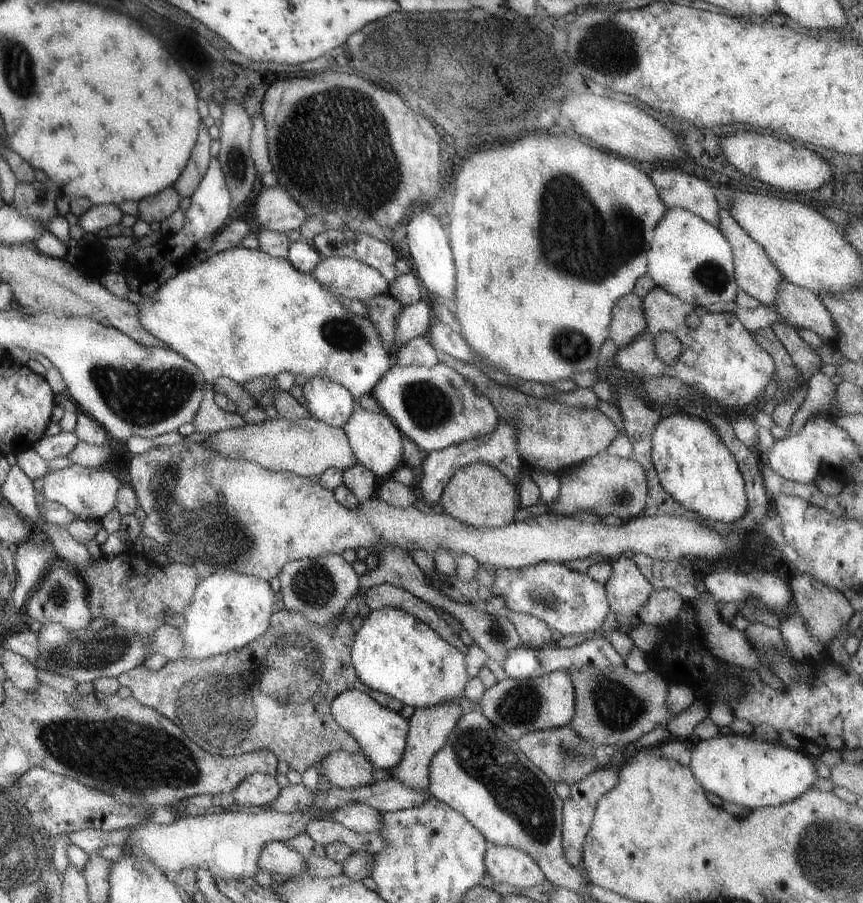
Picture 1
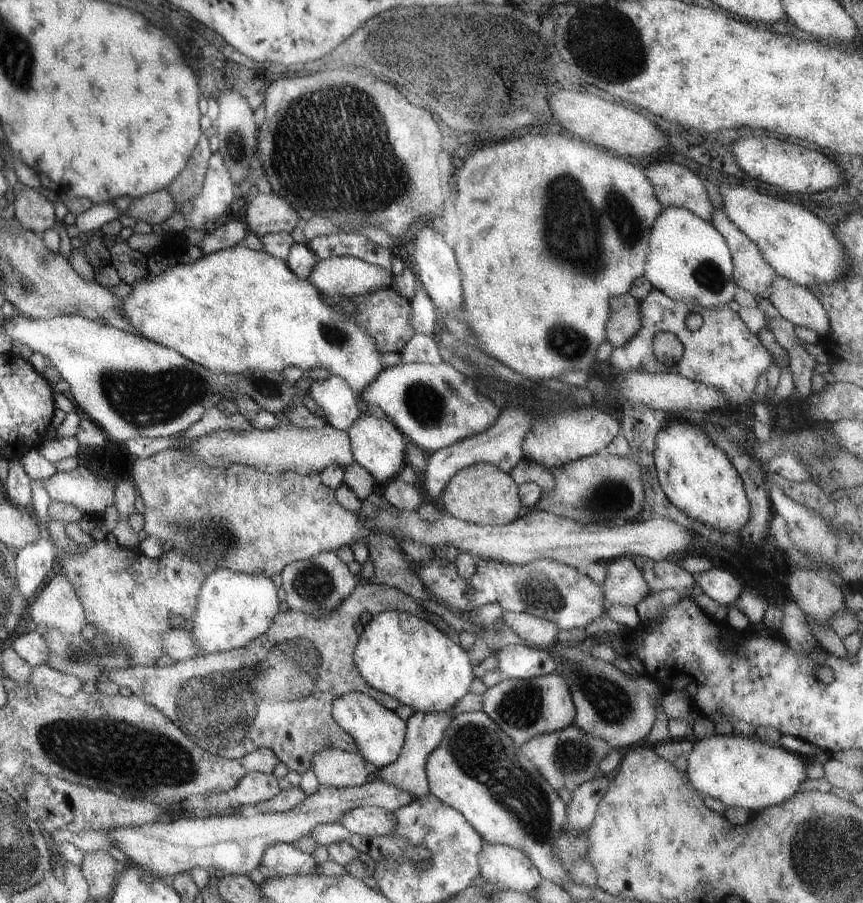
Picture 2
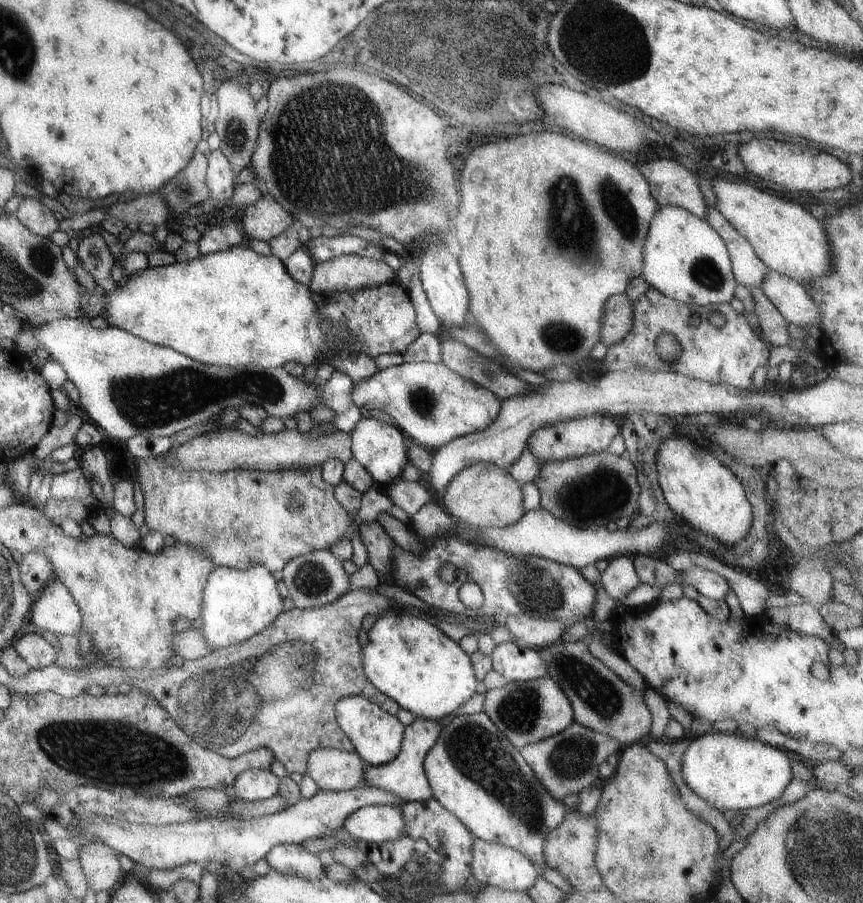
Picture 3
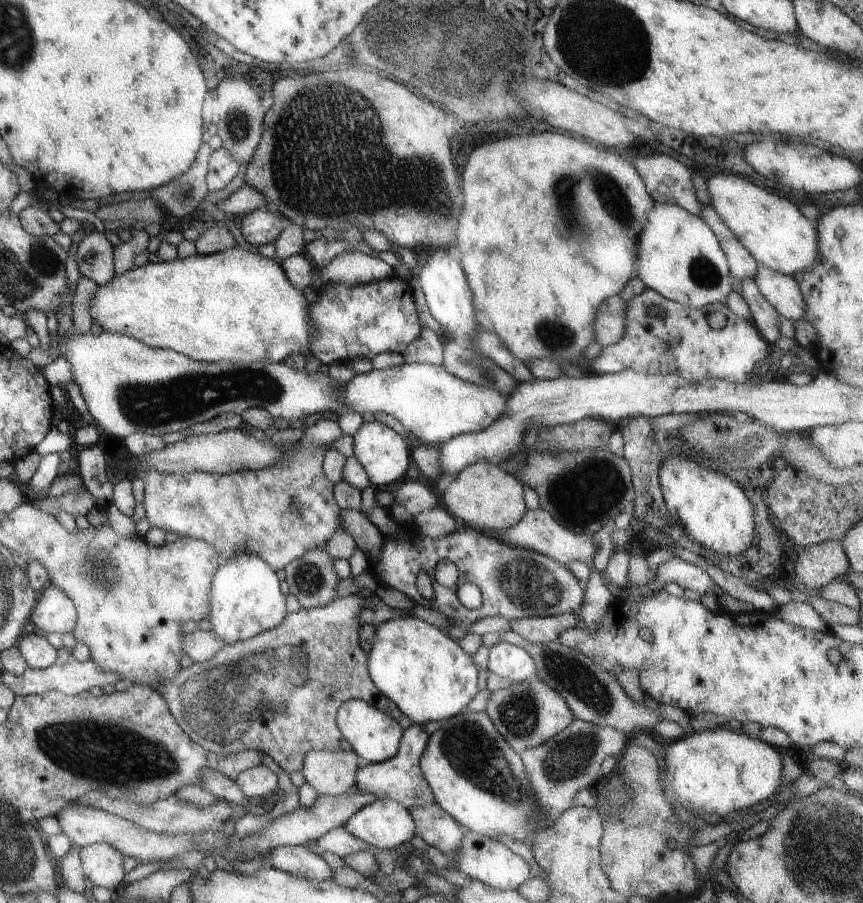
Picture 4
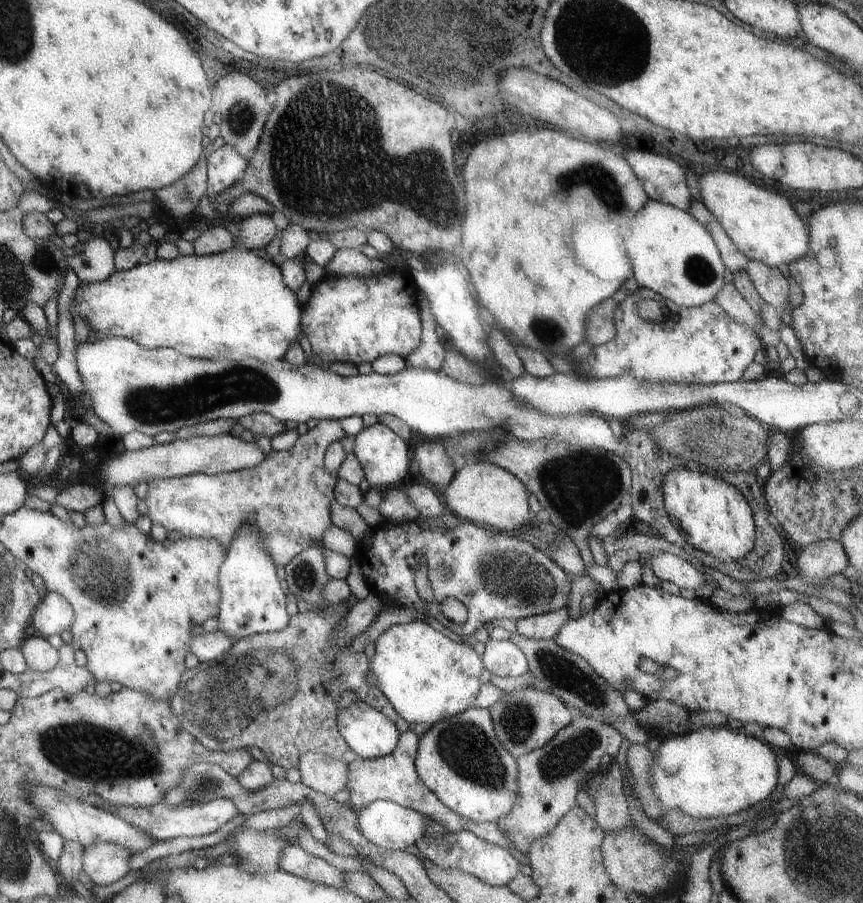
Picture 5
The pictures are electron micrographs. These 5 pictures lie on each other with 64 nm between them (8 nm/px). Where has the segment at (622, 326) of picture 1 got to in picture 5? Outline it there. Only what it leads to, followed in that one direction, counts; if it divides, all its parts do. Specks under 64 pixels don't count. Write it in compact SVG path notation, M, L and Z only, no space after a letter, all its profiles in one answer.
M605 297L601 302L591 306L585 314L585 338L587 344L597 346L613 340L615 324L613 324L613 310L618 302Z

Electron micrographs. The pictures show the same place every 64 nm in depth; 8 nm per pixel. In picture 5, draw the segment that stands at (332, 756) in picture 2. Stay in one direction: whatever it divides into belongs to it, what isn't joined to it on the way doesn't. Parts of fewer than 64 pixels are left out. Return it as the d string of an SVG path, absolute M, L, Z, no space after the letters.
M349 748L339 758L304 752L297 758L300 782L319 794L331 797L345 786L347 764L355 758L358 758L357 754Z

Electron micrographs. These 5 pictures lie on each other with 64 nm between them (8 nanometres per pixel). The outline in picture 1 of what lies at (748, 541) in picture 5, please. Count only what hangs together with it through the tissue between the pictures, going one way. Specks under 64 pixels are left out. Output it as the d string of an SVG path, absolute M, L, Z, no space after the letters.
M673 412L655 424L651 458L663 490L685 510L715 522L733 522L747 510L745 485L735 459L703 419Z

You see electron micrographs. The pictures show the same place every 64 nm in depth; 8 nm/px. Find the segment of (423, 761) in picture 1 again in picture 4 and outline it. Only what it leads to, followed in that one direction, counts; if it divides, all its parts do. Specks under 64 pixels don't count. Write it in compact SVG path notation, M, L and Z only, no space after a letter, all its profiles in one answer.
M411 724L402 730L397 752L381 762L362 762L355 772L357 792L369 792L377 798L391 799L405 808L423 808L435 803L434 796L425 778L421 776L419 758L427 744L429 734L423 730L422 724Z

